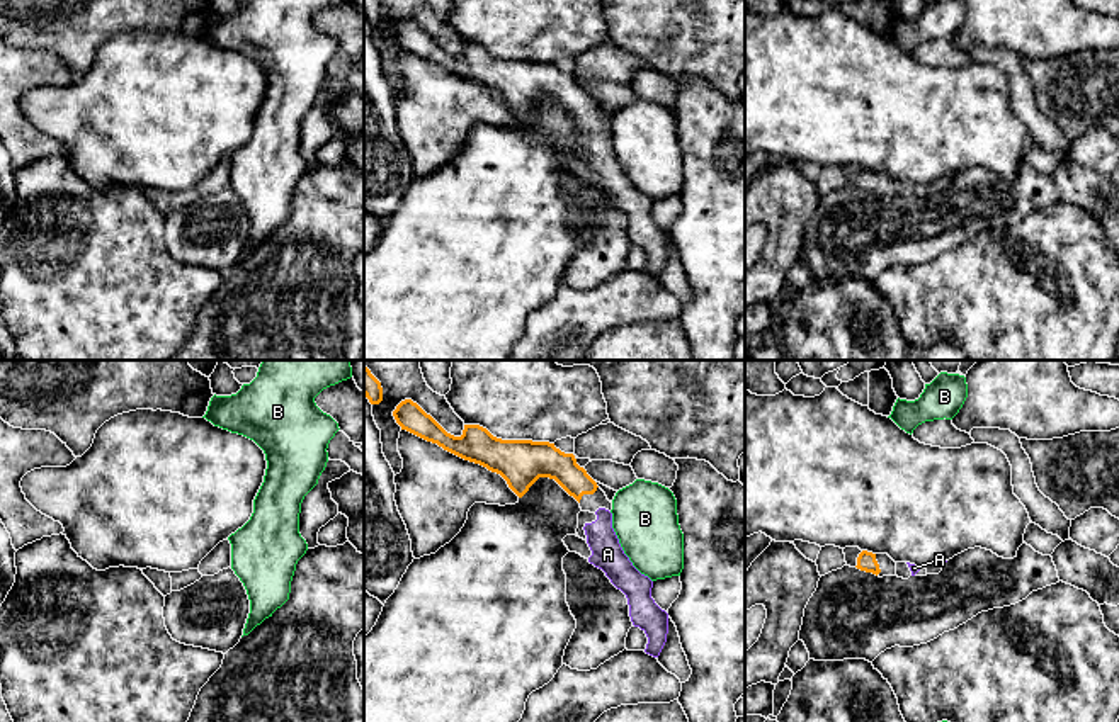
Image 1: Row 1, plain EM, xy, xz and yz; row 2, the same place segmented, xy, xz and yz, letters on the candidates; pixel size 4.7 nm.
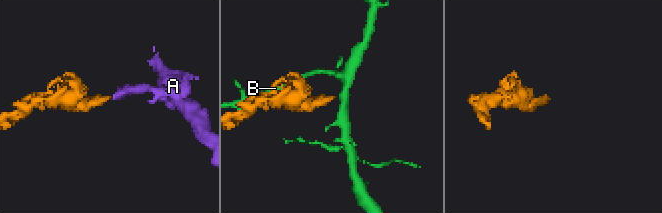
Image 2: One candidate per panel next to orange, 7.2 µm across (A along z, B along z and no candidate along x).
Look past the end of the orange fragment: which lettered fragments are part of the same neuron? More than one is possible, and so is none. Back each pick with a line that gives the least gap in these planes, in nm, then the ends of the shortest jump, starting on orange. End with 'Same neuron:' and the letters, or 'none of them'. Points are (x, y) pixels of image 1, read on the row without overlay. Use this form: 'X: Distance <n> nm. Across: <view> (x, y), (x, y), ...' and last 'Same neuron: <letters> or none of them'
A: Distance 80 nm. Across: xz (592, 112), (599, 128)
Same neuron: A

